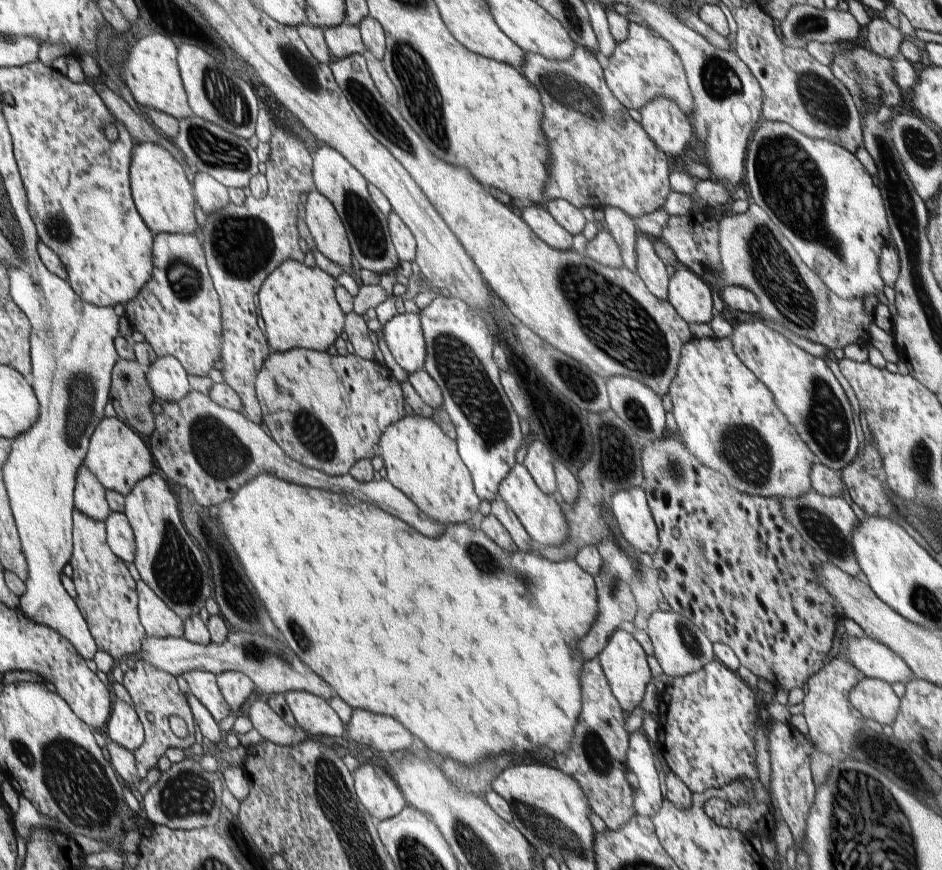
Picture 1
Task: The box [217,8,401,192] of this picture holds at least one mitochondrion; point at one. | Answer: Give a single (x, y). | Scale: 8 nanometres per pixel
(304, 72)

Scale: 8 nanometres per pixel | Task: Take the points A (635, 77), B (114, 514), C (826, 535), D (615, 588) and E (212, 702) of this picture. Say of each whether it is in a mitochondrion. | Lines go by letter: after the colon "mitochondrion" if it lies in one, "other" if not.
A: other
B: other
C: mitochondrion
D: mitochondrion
E: other

